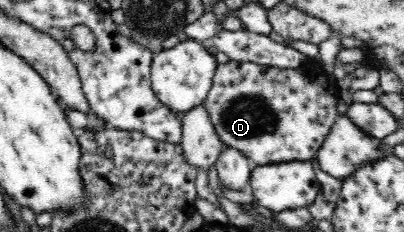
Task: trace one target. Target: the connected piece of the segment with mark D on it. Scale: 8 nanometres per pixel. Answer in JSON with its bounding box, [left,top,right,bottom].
[203,60,340,166]

